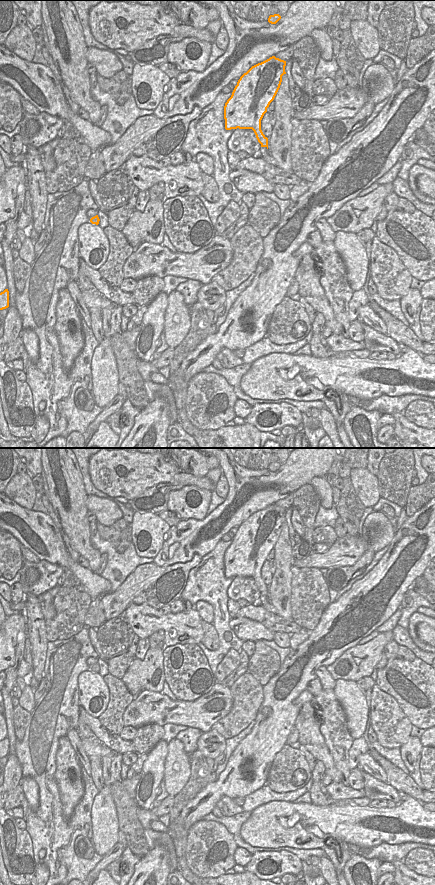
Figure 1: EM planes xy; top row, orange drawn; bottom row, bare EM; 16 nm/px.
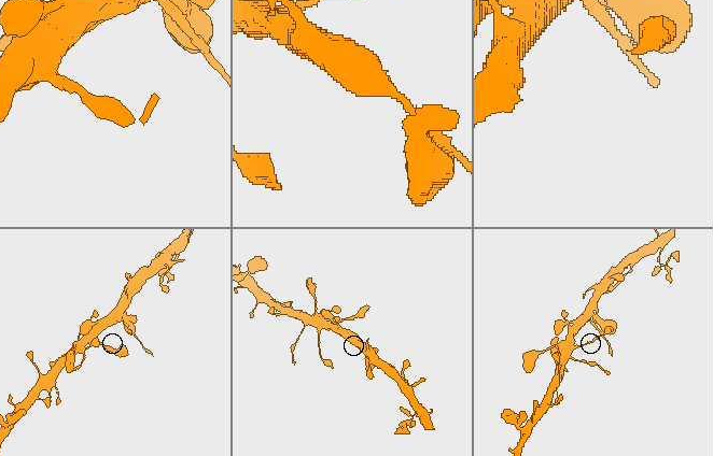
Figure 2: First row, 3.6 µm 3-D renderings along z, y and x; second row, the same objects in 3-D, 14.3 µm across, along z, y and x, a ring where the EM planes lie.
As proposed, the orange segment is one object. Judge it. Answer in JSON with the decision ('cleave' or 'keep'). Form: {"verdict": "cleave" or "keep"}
{"verdict": "cleave"}

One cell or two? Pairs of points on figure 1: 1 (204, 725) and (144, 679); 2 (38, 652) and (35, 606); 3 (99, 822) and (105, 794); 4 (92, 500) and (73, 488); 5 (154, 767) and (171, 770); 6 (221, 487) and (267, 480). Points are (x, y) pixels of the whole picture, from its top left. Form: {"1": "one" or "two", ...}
{"1": "two", "2": "one", "3": "one", "4": "two", "5": "two", "6": "two"}

